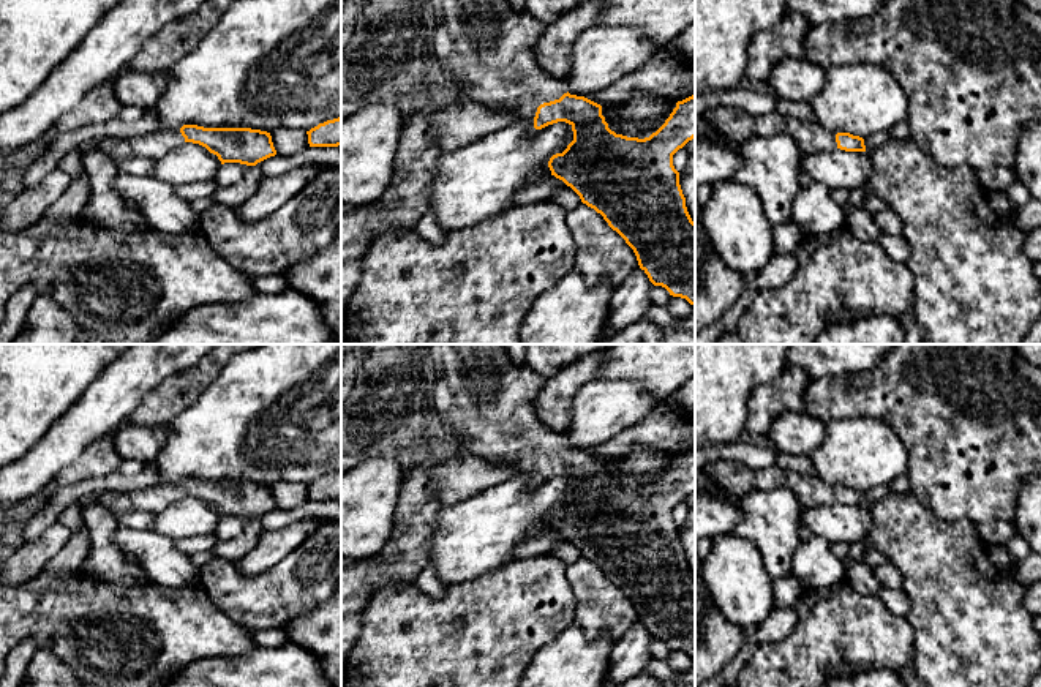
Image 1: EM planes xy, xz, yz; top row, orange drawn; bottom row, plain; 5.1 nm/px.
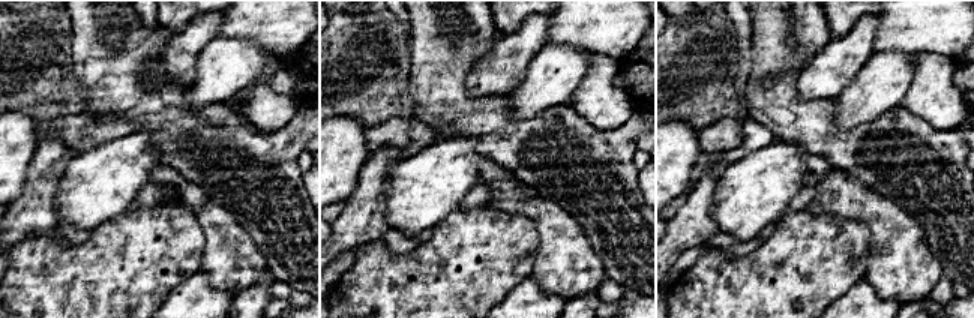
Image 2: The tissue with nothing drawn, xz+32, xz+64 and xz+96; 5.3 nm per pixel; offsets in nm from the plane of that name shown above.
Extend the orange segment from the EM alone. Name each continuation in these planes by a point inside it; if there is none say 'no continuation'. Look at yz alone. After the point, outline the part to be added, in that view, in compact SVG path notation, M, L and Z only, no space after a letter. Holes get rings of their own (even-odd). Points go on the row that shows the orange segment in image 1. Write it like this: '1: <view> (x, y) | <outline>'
1: yz (811, 138) | M790 120L790 134L802 153L834 152L836 134L823 130L818 123Z

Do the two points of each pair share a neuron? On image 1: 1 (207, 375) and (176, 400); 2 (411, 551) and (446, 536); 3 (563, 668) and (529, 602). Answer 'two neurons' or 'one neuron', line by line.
1: one neuron
2: two neurons
3: two neurons

